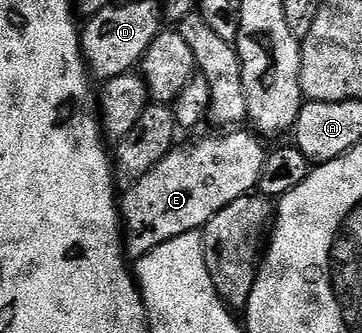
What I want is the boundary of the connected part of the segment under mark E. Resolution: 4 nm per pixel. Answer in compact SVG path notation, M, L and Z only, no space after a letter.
M224 130L221 131L224 132L221 136L204 136L193 144L173 147L153 169L147 170L142 178L138 178L138 182L126 189L118 207L123 228L122 244L133 261L142 259L150 254L150 250L175 240L182 234L200 232L208 225L210 218L218 214L218 210L257 191L262 166L268 160L268 152L263 144L265 141L255 131L240 131L244 130Z

